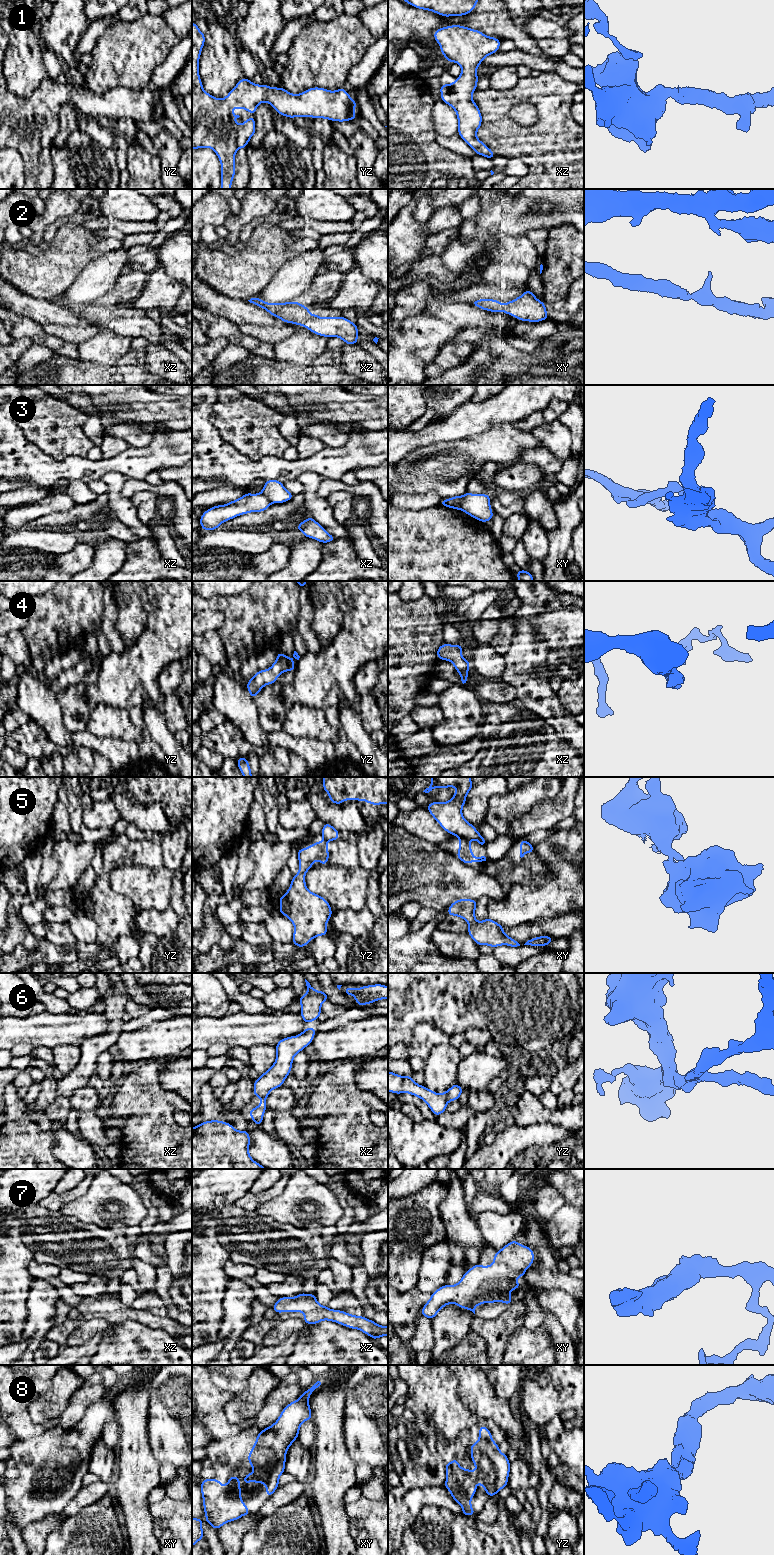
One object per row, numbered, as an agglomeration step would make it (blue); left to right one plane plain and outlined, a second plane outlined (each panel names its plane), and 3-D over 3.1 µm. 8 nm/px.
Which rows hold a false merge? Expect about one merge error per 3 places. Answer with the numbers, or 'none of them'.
3, 5

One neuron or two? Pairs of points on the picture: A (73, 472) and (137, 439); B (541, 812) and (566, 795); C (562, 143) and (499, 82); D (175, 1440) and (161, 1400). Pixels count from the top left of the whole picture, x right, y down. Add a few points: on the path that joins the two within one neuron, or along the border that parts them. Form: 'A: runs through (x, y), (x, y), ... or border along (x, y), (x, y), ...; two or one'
A: border along (152, 437), (152, 440), (147, 445), (130, 446); two
B: runs through (547, 812), (560, 801); one
C: border along (519, 78), (510, 89), (494, 90), (489, 87); two
D: runs through (176, 1430), (176, 1422), (172, 1418), (171, 1410); one

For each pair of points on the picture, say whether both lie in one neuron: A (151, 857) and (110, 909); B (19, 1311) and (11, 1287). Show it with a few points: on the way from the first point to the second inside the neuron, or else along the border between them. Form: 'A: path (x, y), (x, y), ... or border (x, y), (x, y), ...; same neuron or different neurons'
A: path (129, 850), (120, 852), (109, 863), (104, 887); same neuron
B: path (16, 1305), (16, 1302), (11, 1297), (11, 1293); same neuron

